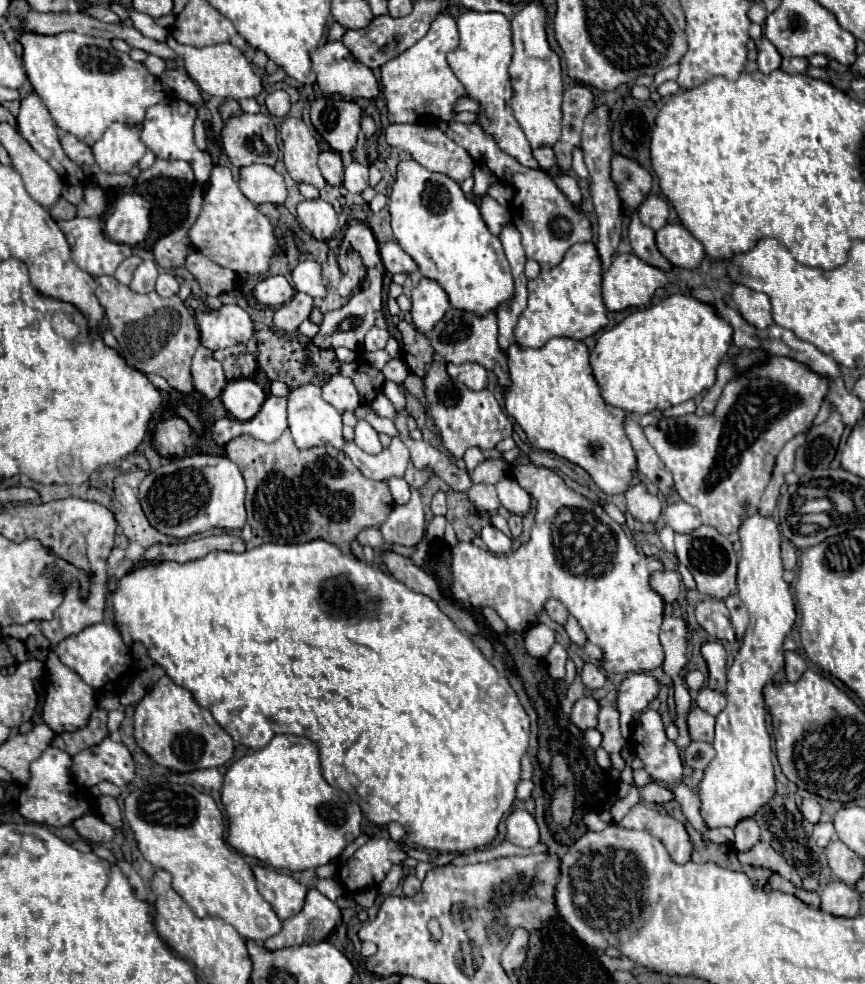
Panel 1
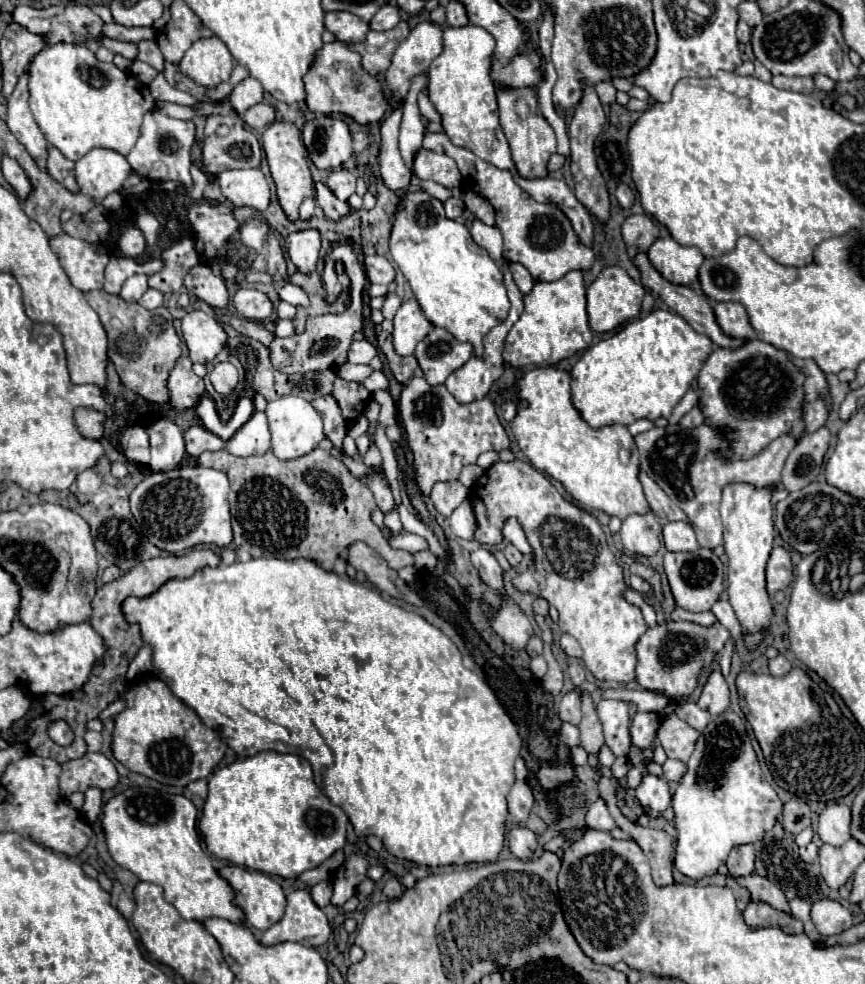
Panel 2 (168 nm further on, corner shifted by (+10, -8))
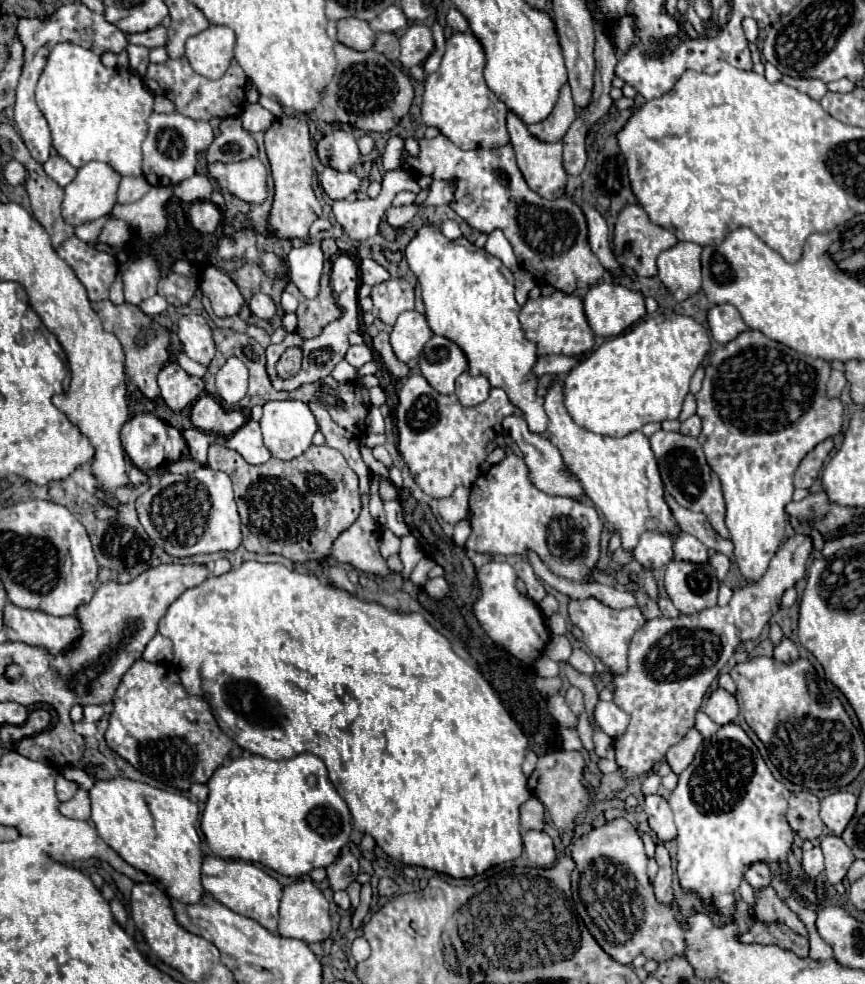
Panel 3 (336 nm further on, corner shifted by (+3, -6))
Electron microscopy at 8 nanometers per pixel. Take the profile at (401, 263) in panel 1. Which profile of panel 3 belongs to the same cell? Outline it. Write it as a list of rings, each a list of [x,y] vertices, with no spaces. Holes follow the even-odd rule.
[[[364,258],[360,262],[360,276],[362,276],[362,282],[364,284],[370,284],[370,286],[376,286],[380,282],[386,282],[390,278],[390,272],[380,266],[376,260],[372,258]]]

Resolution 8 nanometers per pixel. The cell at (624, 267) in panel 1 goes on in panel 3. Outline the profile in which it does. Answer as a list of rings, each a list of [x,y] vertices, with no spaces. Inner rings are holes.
[[[618,282],[590,286],[584,312],[596,336],[618,336],[646,316],[644,294]]]

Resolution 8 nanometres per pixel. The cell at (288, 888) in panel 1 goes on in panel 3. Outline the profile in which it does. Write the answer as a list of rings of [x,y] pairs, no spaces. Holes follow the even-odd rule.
[[[206,856],[202,866],[202,886],[206,888],[212,898],[222,902],[224,906],[232,908],[234,912],[256,920],[272,934],[278,926],[278,906],[282,900],[282,886],[276,878],[260,870],[258,866],[242,860],[224,860],[218,856]]]

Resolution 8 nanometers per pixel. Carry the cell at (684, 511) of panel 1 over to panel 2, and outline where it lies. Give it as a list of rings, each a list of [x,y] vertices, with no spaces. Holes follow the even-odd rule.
[[[667,522],[663,526],[663,540],[669,552],[695,552],[699,542],[687,522]]]

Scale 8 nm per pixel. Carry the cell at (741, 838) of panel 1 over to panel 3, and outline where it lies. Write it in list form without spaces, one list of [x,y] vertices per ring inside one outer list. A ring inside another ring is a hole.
[[[754,862],[746,868],[744,878],[750,882],[750,886],[754,890],[758,890],[760,886],[768,886],[770,884],[770,870],[766,862]]]

